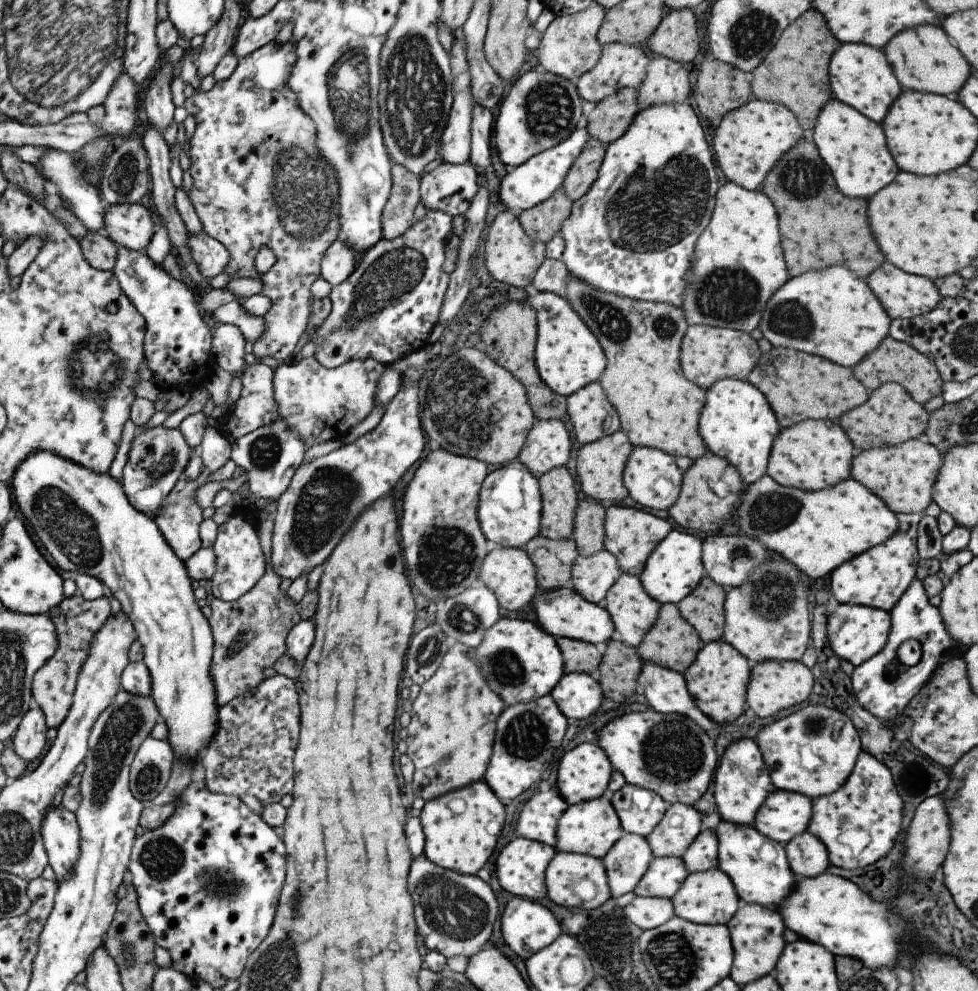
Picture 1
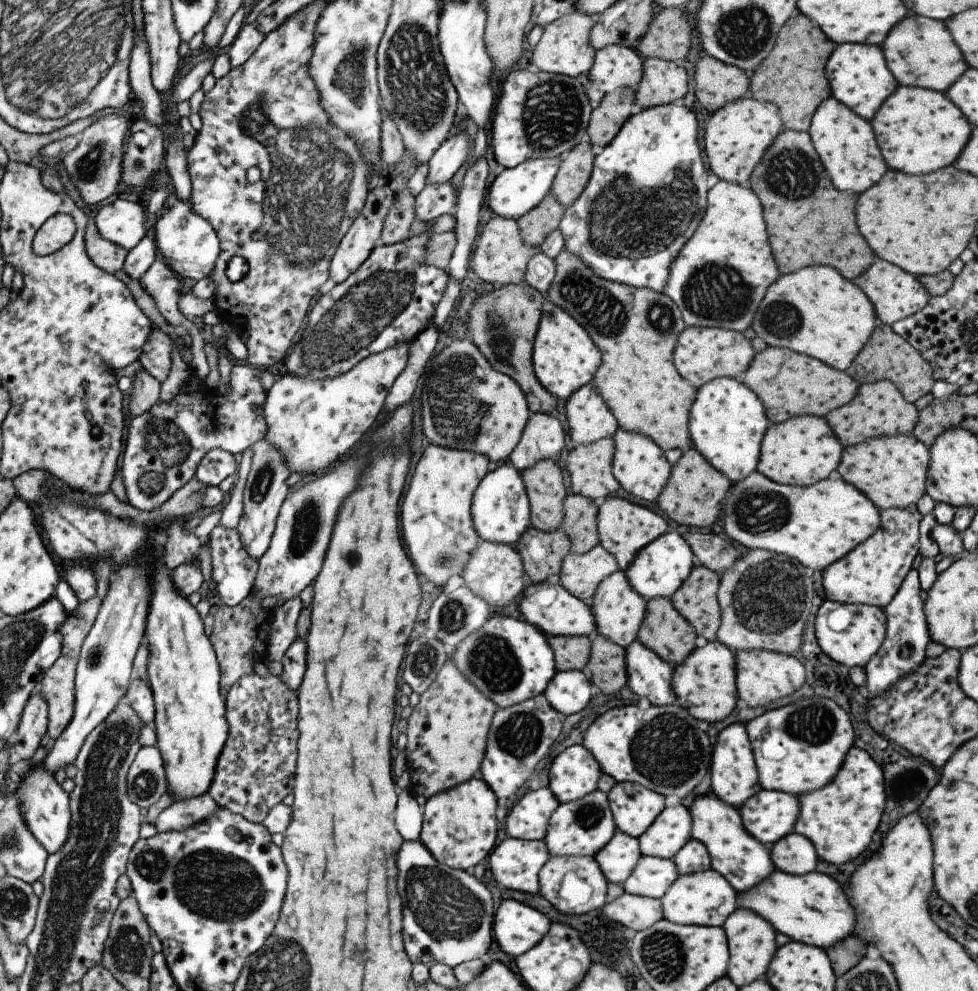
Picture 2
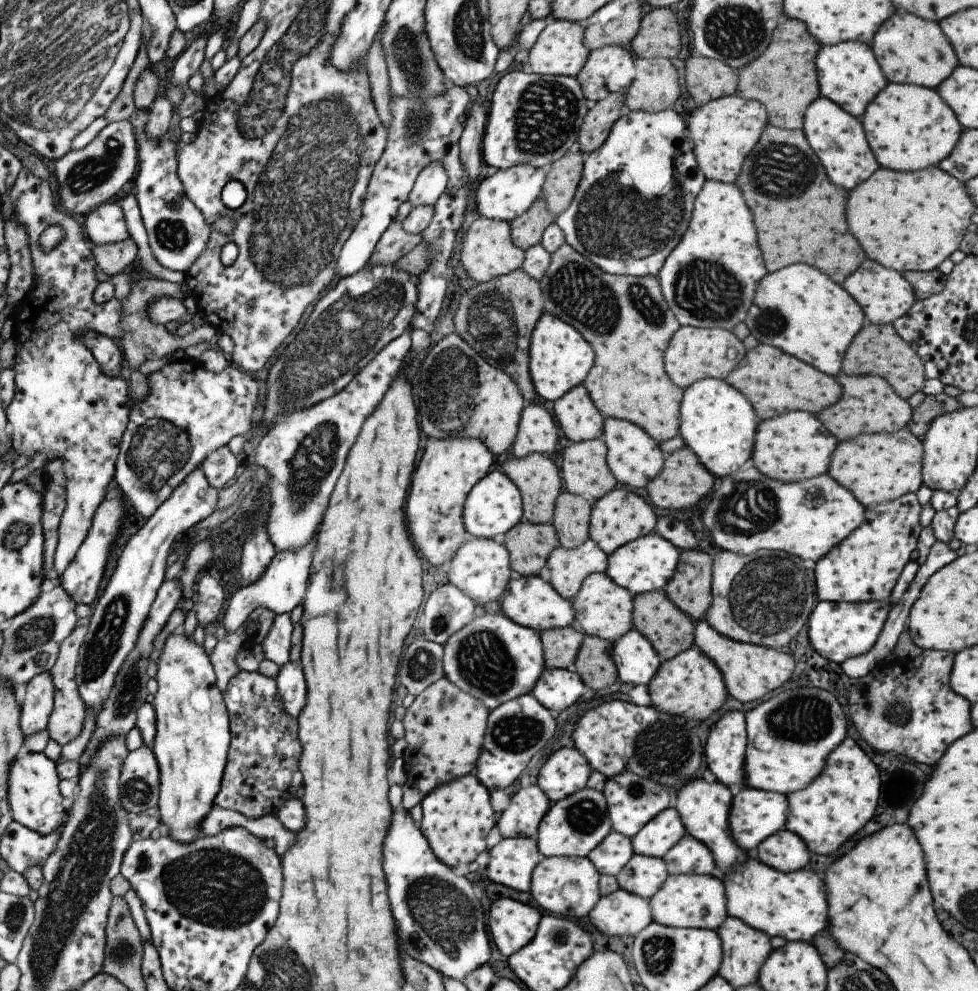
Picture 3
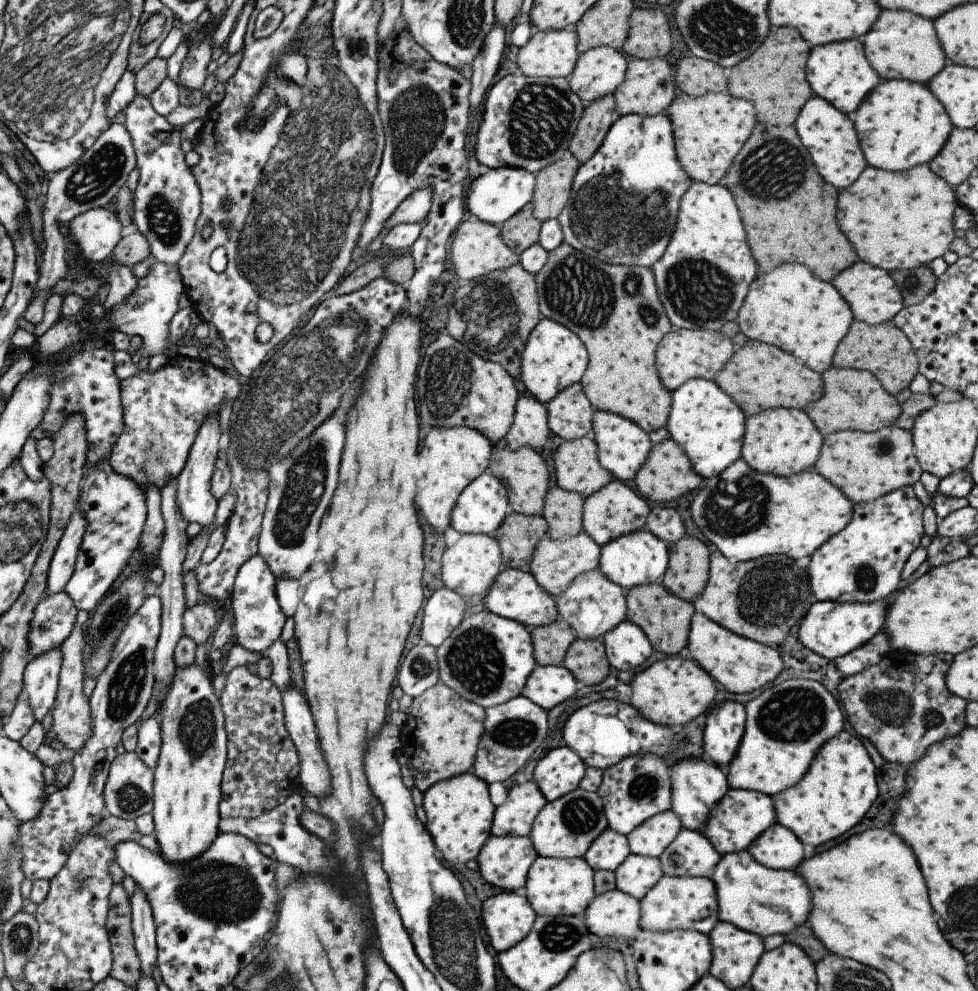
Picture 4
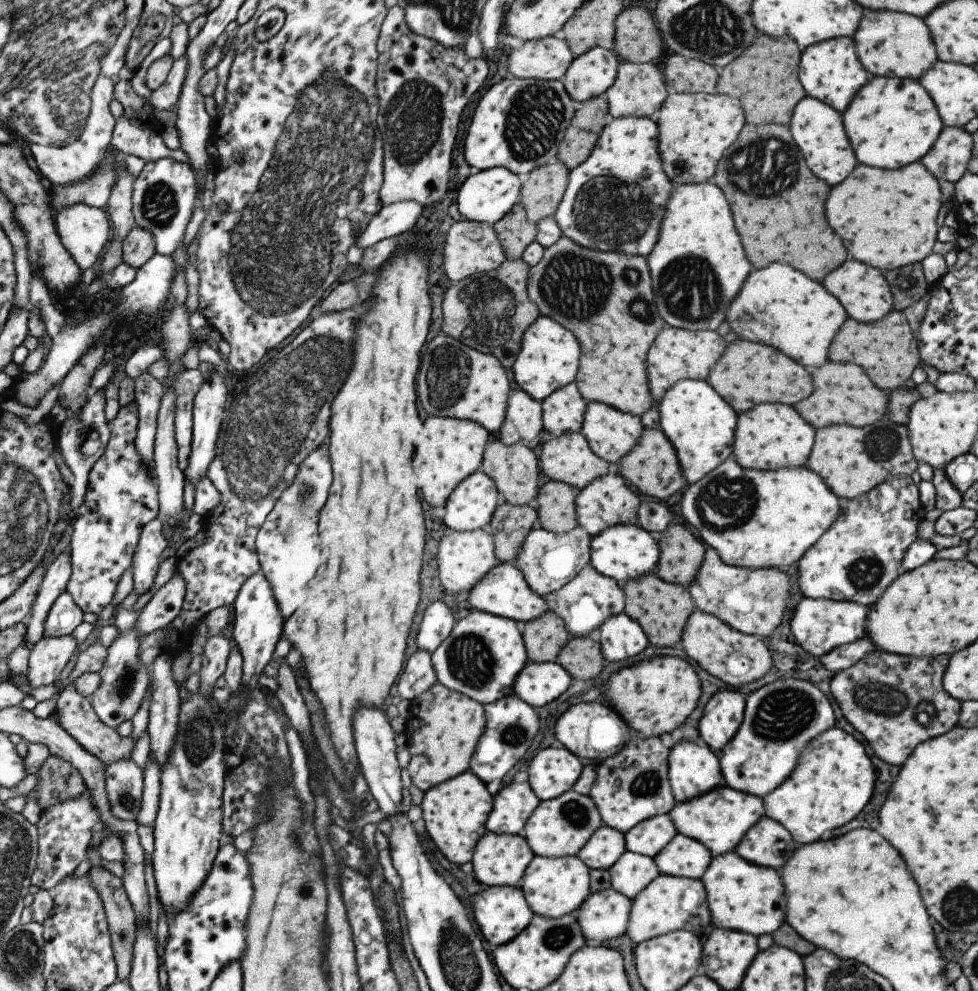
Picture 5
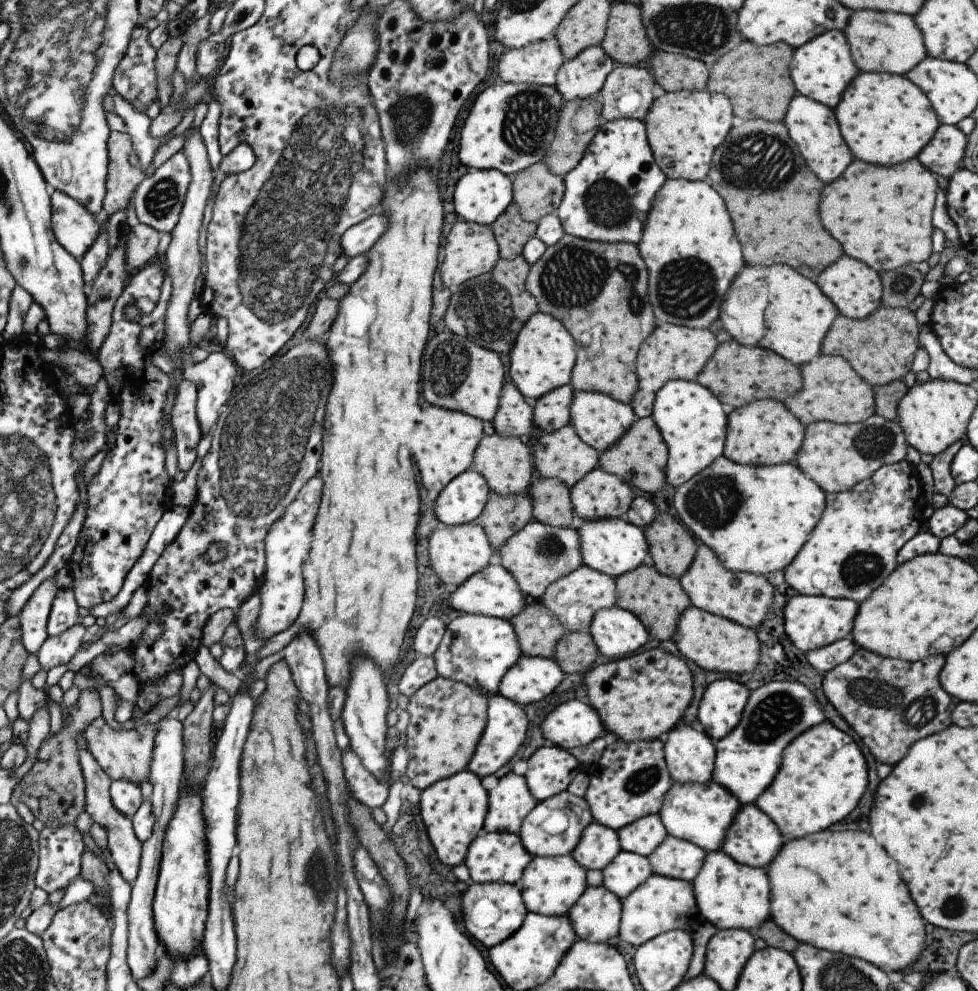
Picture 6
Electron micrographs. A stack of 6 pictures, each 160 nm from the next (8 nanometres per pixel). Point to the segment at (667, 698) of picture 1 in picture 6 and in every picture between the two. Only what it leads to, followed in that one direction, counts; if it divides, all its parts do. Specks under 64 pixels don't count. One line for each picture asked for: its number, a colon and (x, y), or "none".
2: (647, 675)
3: (635, 660)
4: (626, 646)
5: (620, 637)
6: (616, 632)

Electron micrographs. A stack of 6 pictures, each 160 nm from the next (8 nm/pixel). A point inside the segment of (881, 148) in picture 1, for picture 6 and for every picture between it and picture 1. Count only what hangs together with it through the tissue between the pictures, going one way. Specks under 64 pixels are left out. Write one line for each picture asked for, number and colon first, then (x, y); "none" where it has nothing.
2: (845, 144)
3: (837, 138)
4: (828, 135)
5: (817, 130)
6: (812, 126)

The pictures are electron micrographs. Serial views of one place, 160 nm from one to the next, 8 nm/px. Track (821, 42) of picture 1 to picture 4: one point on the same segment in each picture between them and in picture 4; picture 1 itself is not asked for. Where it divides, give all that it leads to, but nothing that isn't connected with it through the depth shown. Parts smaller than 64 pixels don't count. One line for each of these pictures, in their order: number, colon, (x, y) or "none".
2: (792, 77)
3: (788, 83)
4: (779, 89)

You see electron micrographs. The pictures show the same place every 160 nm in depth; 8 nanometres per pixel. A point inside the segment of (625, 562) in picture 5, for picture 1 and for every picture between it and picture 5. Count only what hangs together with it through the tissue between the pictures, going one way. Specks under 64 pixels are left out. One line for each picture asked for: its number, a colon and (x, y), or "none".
1: (674, 566)
2: (658, 569)
3: (645, 564)
4: (637, 558)

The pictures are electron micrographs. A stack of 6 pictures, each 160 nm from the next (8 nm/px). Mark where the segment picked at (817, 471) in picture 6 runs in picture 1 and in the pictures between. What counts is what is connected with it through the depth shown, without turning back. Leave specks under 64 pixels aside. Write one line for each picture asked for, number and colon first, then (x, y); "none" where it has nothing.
1: (901, 475)
2: (890, 471)
3: (875, 468)
4: (862, 466)
5: (851, 460)

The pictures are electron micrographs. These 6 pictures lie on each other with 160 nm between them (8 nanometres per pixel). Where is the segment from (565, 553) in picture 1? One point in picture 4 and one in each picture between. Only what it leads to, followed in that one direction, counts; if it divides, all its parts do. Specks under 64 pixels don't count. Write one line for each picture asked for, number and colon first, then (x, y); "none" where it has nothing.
2: (540, 552)
3: (528, 544)
4: (516, 536)

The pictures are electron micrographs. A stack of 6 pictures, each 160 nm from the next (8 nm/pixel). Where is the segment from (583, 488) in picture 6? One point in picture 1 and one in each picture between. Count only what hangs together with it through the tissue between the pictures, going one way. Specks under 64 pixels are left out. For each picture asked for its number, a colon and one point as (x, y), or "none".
1: (630, 534)
2: (623, 528)
3: (620, 516)
4: (613, 510)
5: (605, 501)

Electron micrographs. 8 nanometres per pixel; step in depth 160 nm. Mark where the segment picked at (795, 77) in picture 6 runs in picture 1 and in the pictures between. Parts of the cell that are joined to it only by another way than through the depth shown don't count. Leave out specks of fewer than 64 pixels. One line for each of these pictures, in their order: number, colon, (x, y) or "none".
1: (860, 76)
2: (857, 74)
3: (847, 73)
4: (838, 72)
5: (829, 71)

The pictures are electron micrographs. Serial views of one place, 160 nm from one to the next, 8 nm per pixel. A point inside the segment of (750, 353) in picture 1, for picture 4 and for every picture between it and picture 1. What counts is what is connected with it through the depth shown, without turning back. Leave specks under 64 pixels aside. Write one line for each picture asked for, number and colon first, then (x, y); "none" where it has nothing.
2: (700, 354)
3: (692, 353)
4: (683, 354)

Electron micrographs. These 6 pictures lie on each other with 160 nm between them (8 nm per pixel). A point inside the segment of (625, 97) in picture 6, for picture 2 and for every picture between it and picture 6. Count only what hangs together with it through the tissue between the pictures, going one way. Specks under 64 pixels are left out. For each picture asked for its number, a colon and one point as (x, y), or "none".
2: (662, 81)
3: (654, 88)
4: (647, 88)
5: (638, 89)

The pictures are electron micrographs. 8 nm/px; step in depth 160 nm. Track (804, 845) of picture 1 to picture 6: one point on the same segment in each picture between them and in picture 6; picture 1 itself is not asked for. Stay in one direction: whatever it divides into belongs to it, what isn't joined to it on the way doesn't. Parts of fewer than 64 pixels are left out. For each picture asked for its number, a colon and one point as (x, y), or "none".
2: (793, 854)
3: (784, 851)
4: (777, 847)
5: (766, 843)
6: (751, 839)

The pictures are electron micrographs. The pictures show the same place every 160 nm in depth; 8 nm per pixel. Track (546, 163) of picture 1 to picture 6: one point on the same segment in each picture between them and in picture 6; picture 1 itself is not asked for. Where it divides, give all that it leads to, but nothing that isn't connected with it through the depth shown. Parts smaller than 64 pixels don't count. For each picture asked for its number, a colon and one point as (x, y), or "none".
2: (514, 191)
3: (507, 193)
4: (494, 196)
5: (485, 197)
6: (479, 196)

